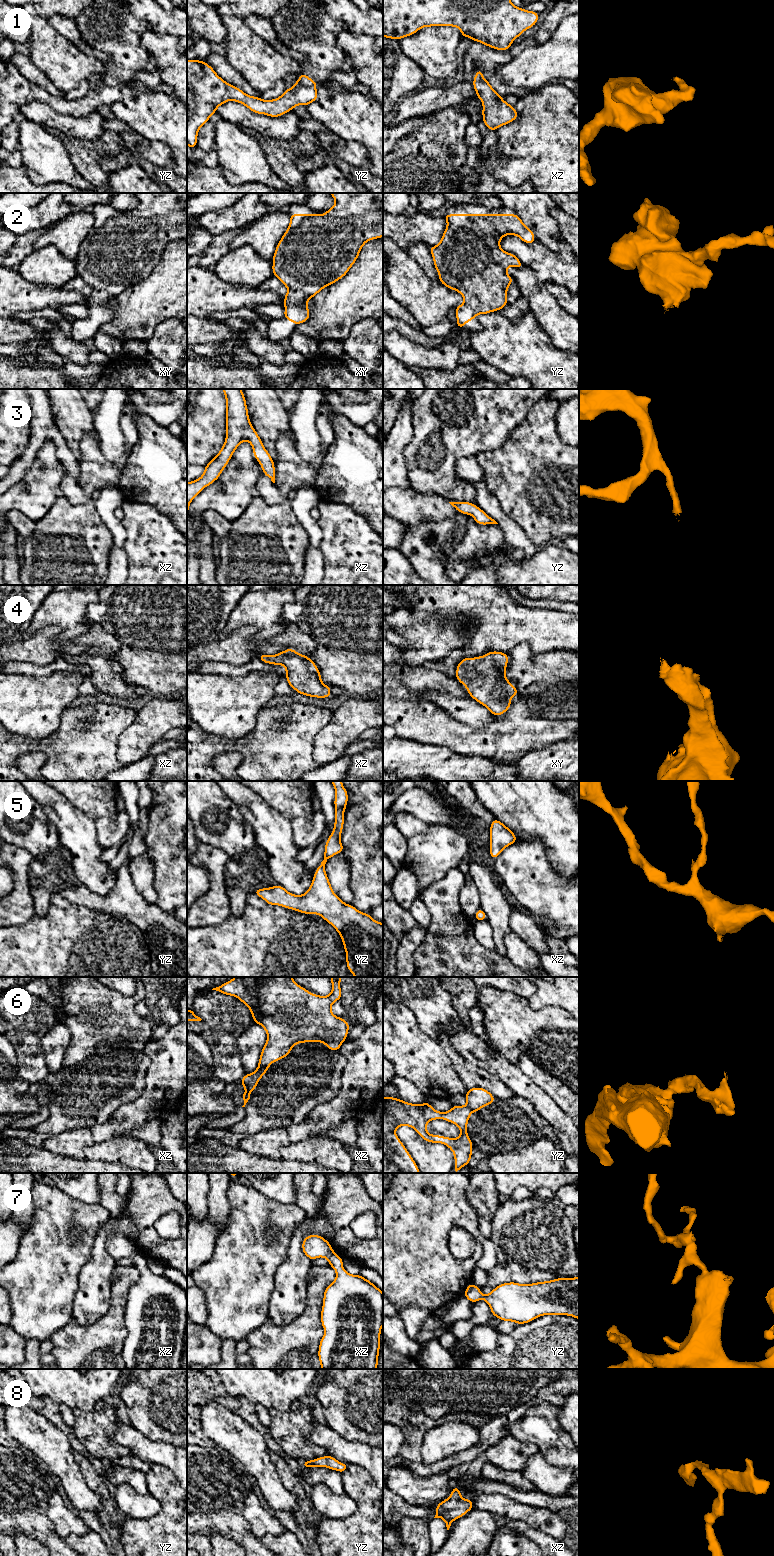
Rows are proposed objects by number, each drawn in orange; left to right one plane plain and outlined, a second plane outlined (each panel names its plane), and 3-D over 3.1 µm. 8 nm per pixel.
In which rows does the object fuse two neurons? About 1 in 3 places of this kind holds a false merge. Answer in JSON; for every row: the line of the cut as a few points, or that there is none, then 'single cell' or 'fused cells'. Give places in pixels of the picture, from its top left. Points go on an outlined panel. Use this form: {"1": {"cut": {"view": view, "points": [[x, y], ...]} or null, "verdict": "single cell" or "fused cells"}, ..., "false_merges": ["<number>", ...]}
{"1": {"cut": null, "verdict": "single cell"}, "2": {"cut": null, "verdict": "single cell"}, "3": {"cut": null, "verdict": "single cell"}, "4": {"cut": null, "verdict": "single cell"}, "5": {"cut": null, "verdict": "single cell"}, "6": {"cut": {"view": "xz", "points": [[259, 1065], [268, 1066]]}, "verdict": "fused cells"}, "7": {"cut": null, "verdict": "single cell"}, "8": {"cut": null, "verdict": "single cell"}, "false_merges": ["6"]}

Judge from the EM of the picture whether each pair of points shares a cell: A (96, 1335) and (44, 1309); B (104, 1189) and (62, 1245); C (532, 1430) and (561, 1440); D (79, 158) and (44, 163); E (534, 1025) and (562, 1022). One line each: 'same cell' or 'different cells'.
A: different cells
B: different cells
C: same cell
D: different cells
E: same cell

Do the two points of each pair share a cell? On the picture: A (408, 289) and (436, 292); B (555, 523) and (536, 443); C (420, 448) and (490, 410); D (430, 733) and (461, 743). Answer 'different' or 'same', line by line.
A: same
B: same
C: same
D: same

